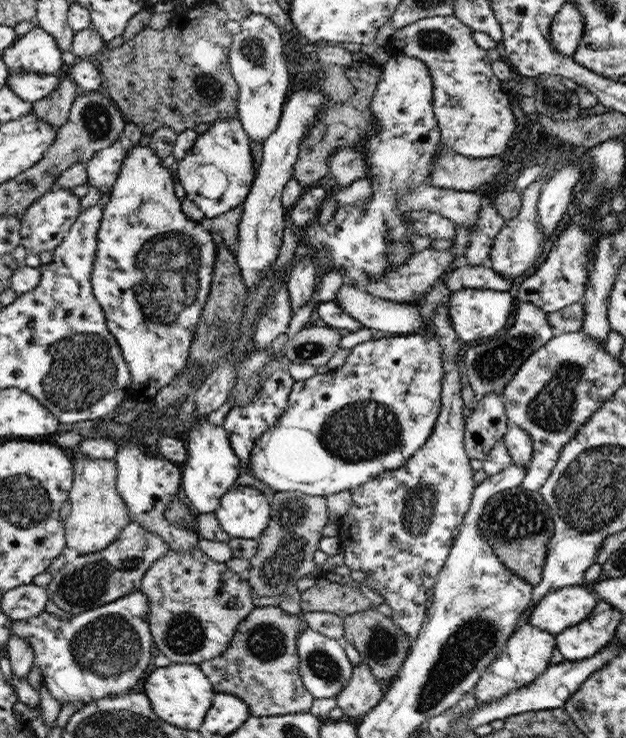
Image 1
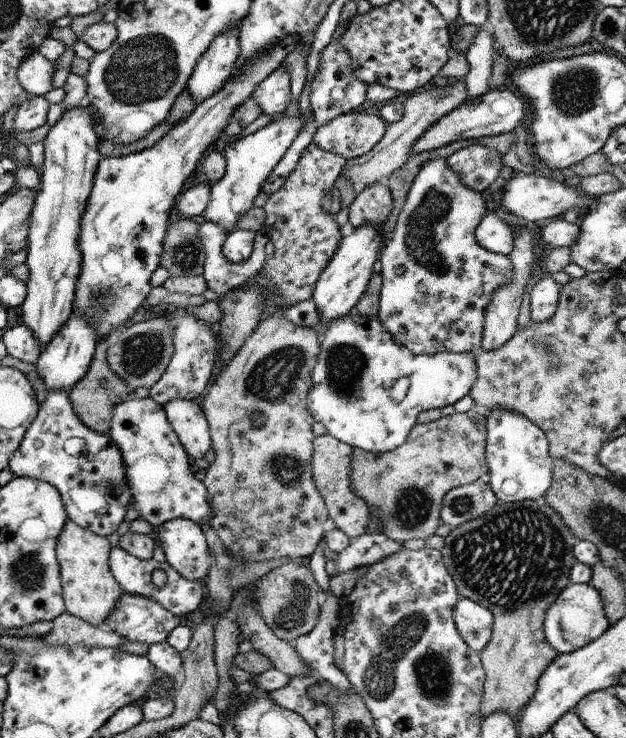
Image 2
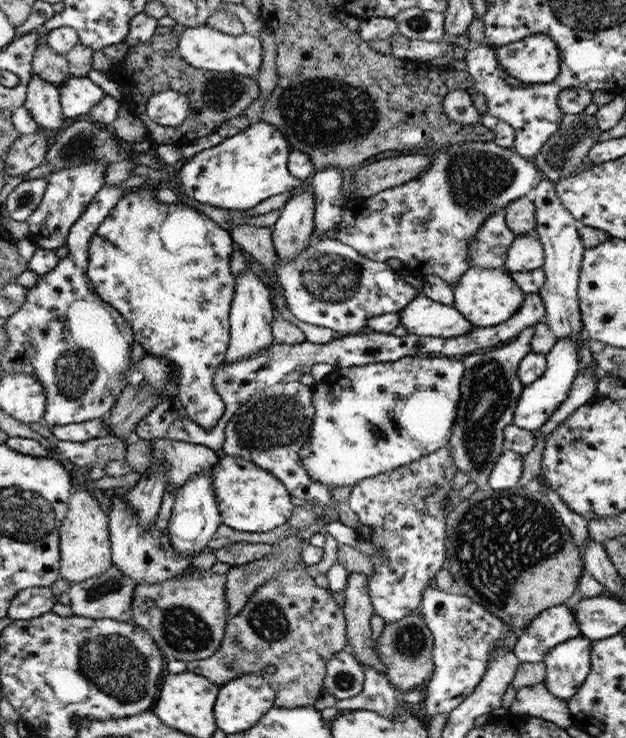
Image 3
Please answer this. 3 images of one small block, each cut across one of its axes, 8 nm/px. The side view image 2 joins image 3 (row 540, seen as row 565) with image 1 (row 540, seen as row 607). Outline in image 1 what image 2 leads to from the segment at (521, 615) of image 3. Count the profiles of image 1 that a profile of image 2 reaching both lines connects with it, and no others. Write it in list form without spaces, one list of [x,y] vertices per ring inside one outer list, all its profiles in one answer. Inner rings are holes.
[[[520,486],[494,495],[484,506],[478,528],[486,542],[492,546],[492,552],[508,570],[512,570],[512,574],[520,576],[530,586],[540,582],[548,555],[546,544],[554,536],[555,524],[539,491],[526,490]]]

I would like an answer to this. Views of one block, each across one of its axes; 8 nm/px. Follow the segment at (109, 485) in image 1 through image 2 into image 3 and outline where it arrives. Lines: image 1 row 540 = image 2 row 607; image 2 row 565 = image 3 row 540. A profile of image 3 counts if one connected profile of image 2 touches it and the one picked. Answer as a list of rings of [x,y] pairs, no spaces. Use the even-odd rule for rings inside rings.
[[[88,490],[76,491],[70,497],[70,518],[66,518],[66,522],[62,521],[62,578],[72,585],[105,573],[113,564],[112,540],[109,533],[109,516],[102,511],[98,499],[92,497]]]

